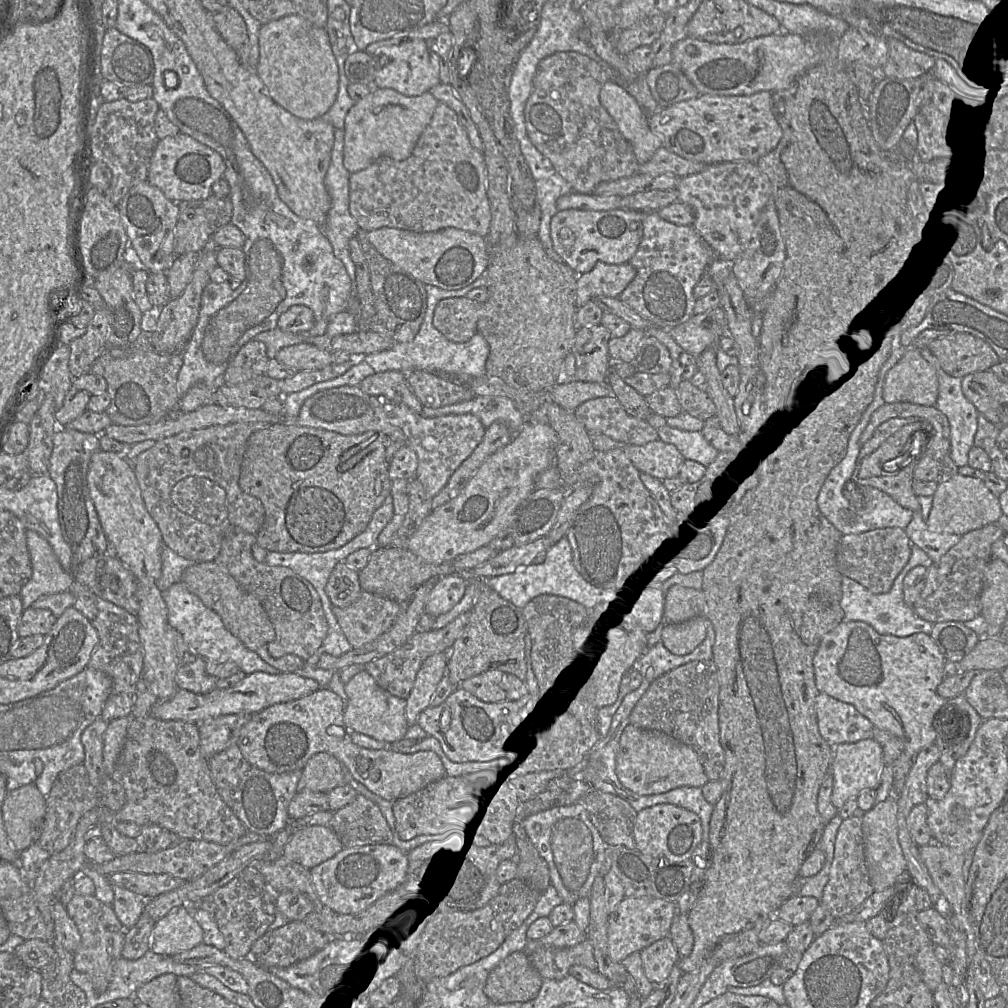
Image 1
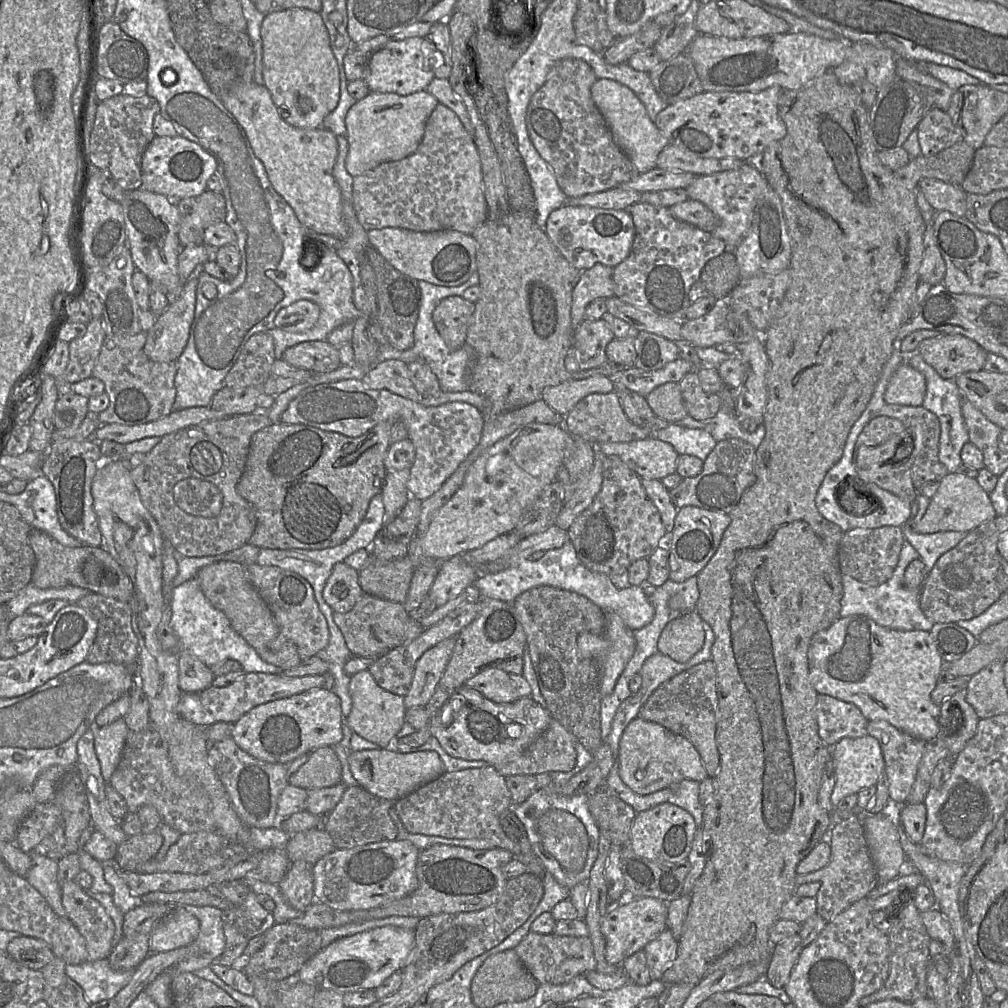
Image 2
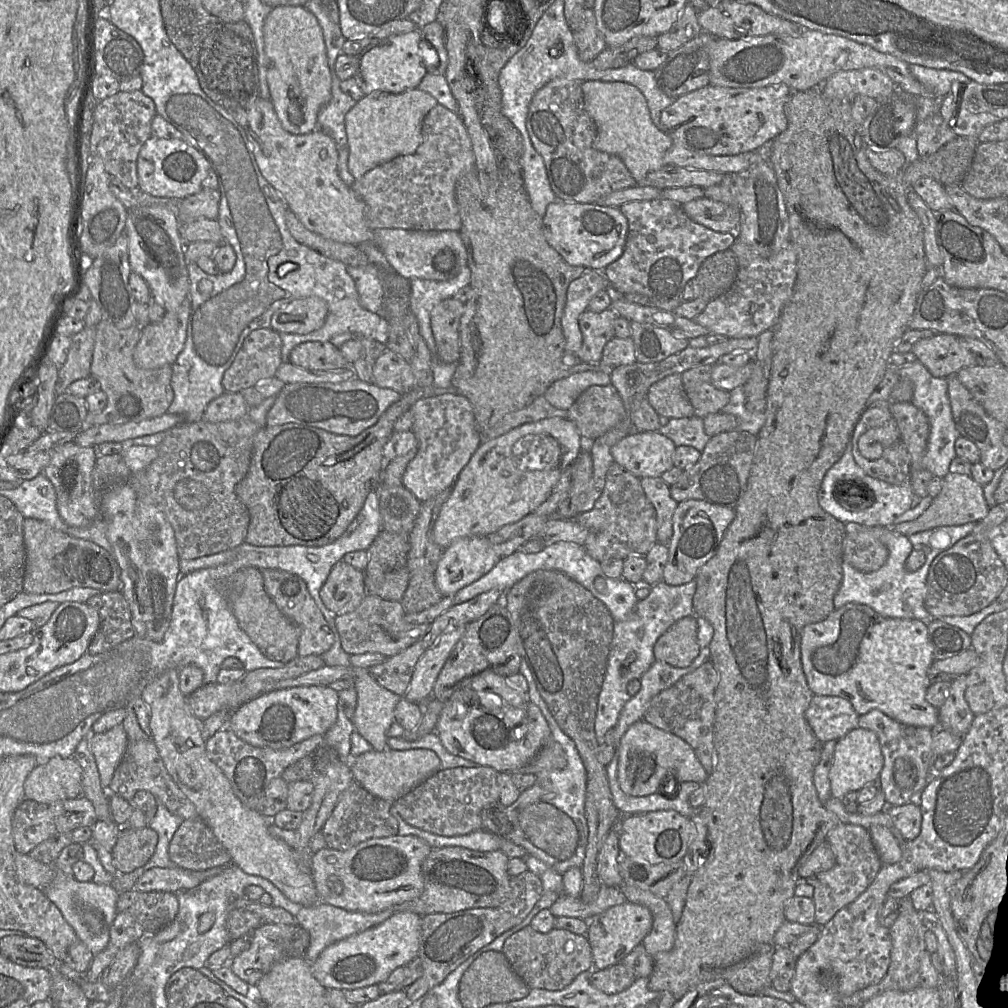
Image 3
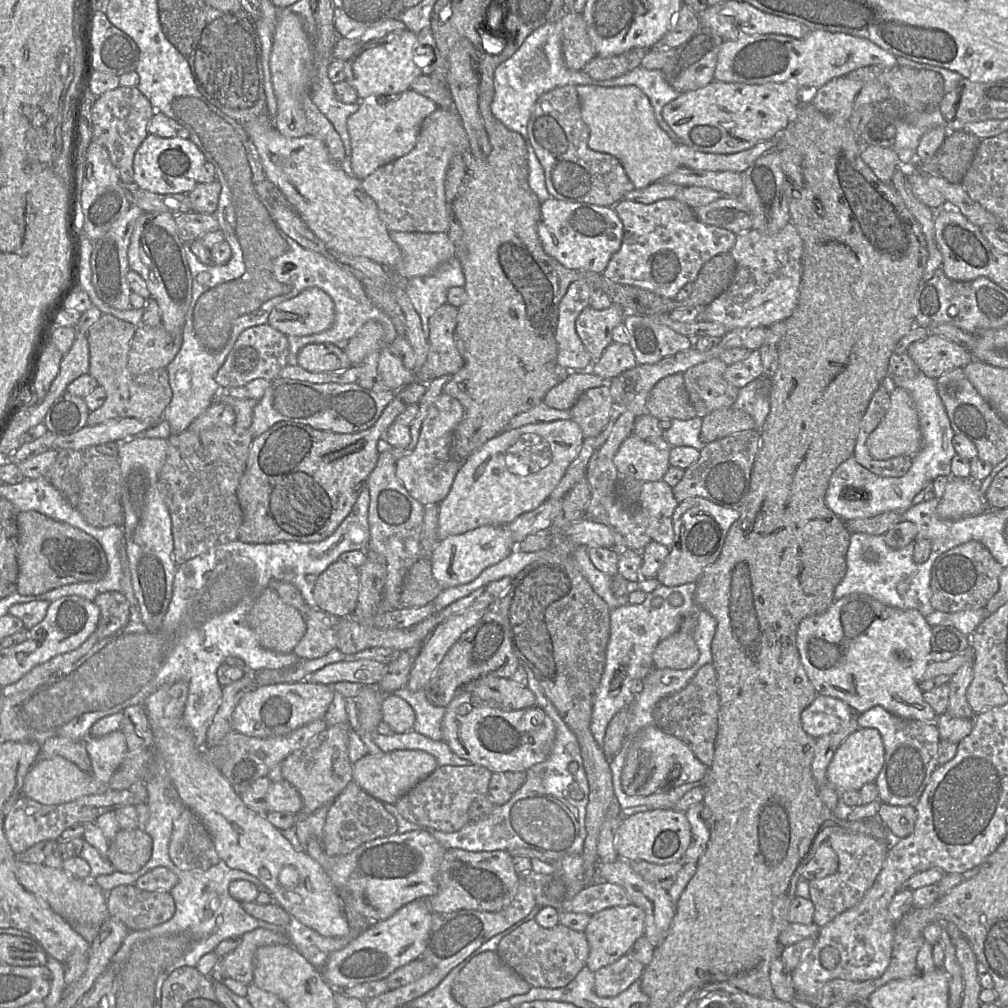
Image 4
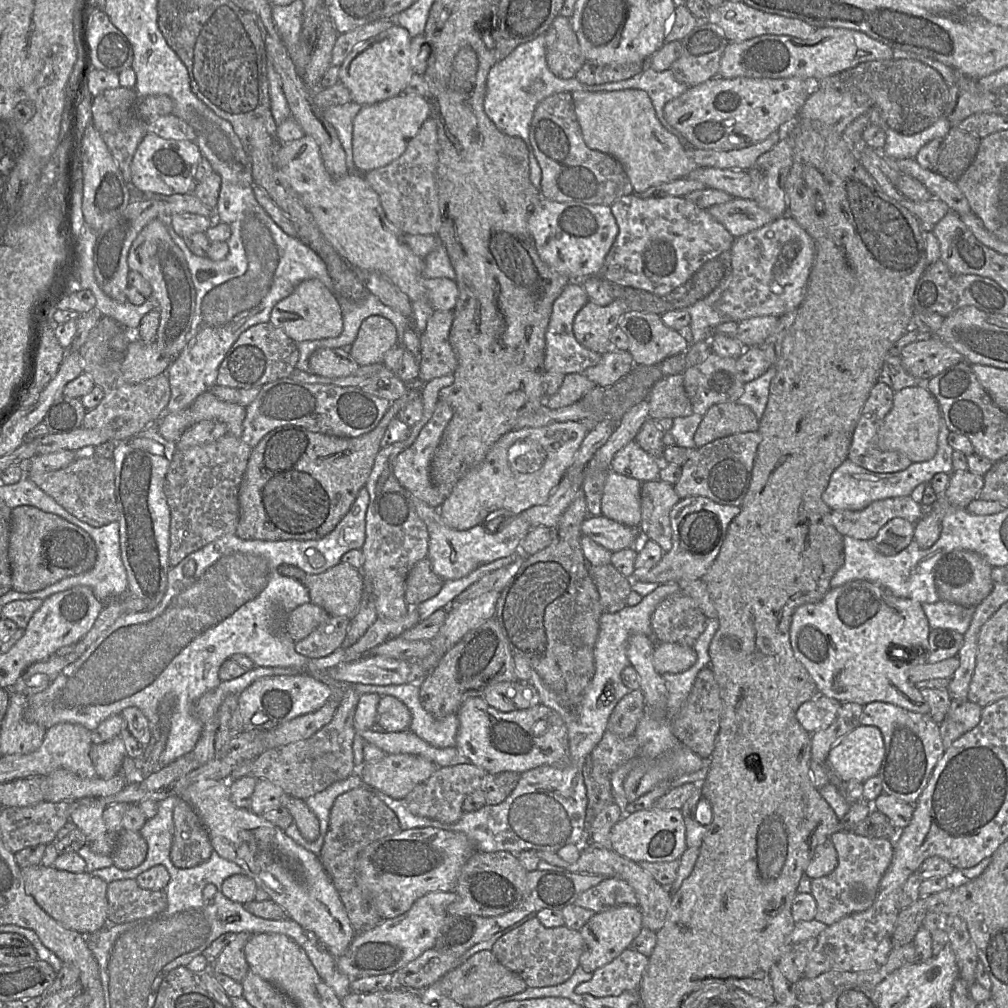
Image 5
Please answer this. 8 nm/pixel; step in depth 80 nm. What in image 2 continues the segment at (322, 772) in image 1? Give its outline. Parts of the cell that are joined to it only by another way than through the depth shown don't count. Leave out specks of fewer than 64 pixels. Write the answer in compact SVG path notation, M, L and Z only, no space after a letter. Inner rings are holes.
M330 746L318 748L289 778L289 784L304 789L320 789L342 783L341 763Z

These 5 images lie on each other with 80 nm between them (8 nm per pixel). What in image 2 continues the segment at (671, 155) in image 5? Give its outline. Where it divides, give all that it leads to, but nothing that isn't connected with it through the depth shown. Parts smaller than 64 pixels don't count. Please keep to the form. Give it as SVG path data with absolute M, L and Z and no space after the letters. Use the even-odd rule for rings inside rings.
M598 79L591 87L592 99L606 120L615 143L627 154L639 174L656 167L659 153L669 145L667 138L649 118L645 106L627 86Z

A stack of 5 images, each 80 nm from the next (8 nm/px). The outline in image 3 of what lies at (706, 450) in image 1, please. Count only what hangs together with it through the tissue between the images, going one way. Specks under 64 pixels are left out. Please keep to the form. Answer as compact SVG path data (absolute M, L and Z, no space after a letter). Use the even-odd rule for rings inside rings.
M692 416L690 418L669 419L665 427L658 430L669 438L676 447L691 446L702 452L710 437L705 433L703 419Z

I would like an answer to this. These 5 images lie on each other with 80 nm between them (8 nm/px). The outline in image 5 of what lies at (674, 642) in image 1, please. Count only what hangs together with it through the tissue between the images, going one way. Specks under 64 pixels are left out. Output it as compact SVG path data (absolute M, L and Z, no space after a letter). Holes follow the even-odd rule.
M655 643L653 666L657 673L682 673L691 668L697 660L693 647L677 643Z

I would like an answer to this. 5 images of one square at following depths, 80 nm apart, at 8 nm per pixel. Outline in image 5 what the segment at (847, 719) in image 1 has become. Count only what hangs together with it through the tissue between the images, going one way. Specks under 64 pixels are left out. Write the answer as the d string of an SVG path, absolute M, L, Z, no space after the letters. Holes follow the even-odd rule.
M825 695L804 702L796 711L800 725L810 734L830 726L837 717L842 703Z

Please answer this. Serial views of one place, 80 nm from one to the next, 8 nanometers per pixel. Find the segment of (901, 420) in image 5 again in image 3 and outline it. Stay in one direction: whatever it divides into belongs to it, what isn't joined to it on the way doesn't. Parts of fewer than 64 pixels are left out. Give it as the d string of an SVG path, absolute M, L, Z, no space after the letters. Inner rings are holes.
M891 417L878 428L864 433L858 442L860 454L868 460L878 460L883 457L885 450L895 442L902 442L896 420Z

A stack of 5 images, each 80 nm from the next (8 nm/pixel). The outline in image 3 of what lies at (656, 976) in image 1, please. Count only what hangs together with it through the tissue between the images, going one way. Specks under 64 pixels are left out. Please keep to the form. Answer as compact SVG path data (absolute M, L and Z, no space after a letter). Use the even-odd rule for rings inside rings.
M623 883L619 888L627 901L641 904L652 913L652 928L642 942L647 953L654 959L657 955L671 950L675 942L676 924L666 900L650 891Z

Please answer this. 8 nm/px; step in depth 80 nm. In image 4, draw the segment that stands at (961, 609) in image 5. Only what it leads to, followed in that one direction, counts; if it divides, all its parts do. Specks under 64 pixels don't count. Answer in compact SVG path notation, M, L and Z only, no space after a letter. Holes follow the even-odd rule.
M975 609L954 613L933 611L926 616L926 621L931 627L953 626L964 635L971 637L979 624L986 618L985 609Z

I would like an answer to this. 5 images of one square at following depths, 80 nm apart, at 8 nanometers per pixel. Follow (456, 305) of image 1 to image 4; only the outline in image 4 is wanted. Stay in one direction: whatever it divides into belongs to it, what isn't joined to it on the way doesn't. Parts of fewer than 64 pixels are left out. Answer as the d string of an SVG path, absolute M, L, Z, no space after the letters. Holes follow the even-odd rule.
M445 303L429 318L428 354L425 363L416 373L416 380L428 384L442 376L452 376L462 366L454 331L458 308Z

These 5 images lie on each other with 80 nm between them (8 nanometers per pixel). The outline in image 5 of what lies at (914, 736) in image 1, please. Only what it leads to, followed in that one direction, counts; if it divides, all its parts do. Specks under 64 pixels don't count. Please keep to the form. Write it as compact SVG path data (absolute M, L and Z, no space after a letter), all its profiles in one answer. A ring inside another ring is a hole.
M853 580L831 588L820 602L799 606L792 616L790 641L797 660L815 681L819 695L862 706L881 701L915 713L929 714L930 707L915 684L909 681L908 672L927 663L930 630L920 602L897 597L885 587L868 580ZM900 651L904 656L900 656ZM905 656L911 656L911 660L904 664Z

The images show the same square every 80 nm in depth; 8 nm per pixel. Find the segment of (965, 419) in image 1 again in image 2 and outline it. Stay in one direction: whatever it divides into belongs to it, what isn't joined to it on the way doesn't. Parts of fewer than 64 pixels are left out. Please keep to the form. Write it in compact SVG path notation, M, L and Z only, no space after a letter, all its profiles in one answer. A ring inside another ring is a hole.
M917 351L909 355L906 362L925 377L926 394L922 406L936 414L940 421L939 460L946 466L948 473L956 472L957 467L962 464L961 449L969 441L969 434L961 410L963 394L954 379L942 378Z

